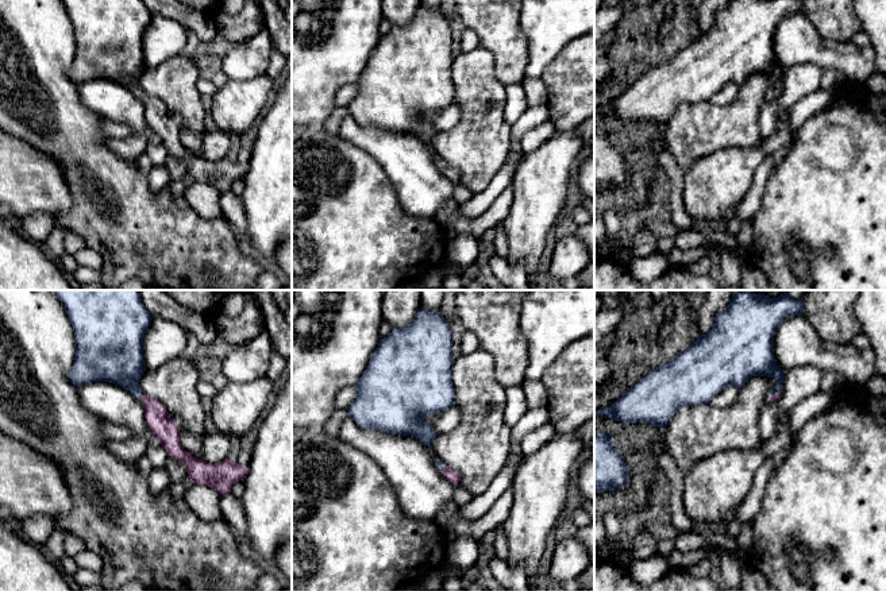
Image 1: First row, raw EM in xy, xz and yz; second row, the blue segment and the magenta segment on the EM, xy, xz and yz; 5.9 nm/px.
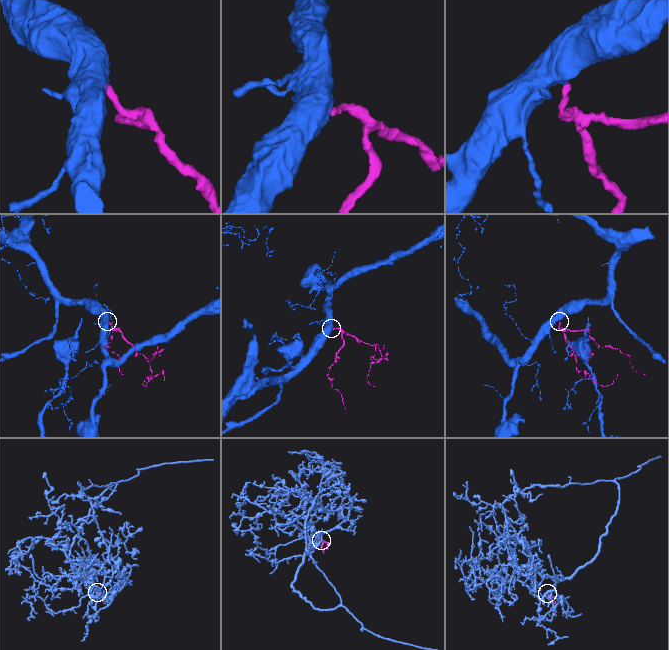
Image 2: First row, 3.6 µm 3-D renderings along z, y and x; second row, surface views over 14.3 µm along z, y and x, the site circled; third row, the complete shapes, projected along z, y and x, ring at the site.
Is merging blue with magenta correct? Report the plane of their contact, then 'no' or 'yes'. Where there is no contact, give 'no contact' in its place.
meets blue in xy; yes

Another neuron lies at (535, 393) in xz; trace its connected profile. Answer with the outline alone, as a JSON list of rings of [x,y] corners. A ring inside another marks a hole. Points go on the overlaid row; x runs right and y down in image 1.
[[[525,379],[521,385],[529,409],[547,406],[547,390],[542,381]]]

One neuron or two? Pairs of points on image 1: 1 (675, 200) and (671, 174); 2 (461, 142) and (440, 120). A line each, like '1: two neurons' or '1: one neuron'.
1: one neuron
2: two neurons

